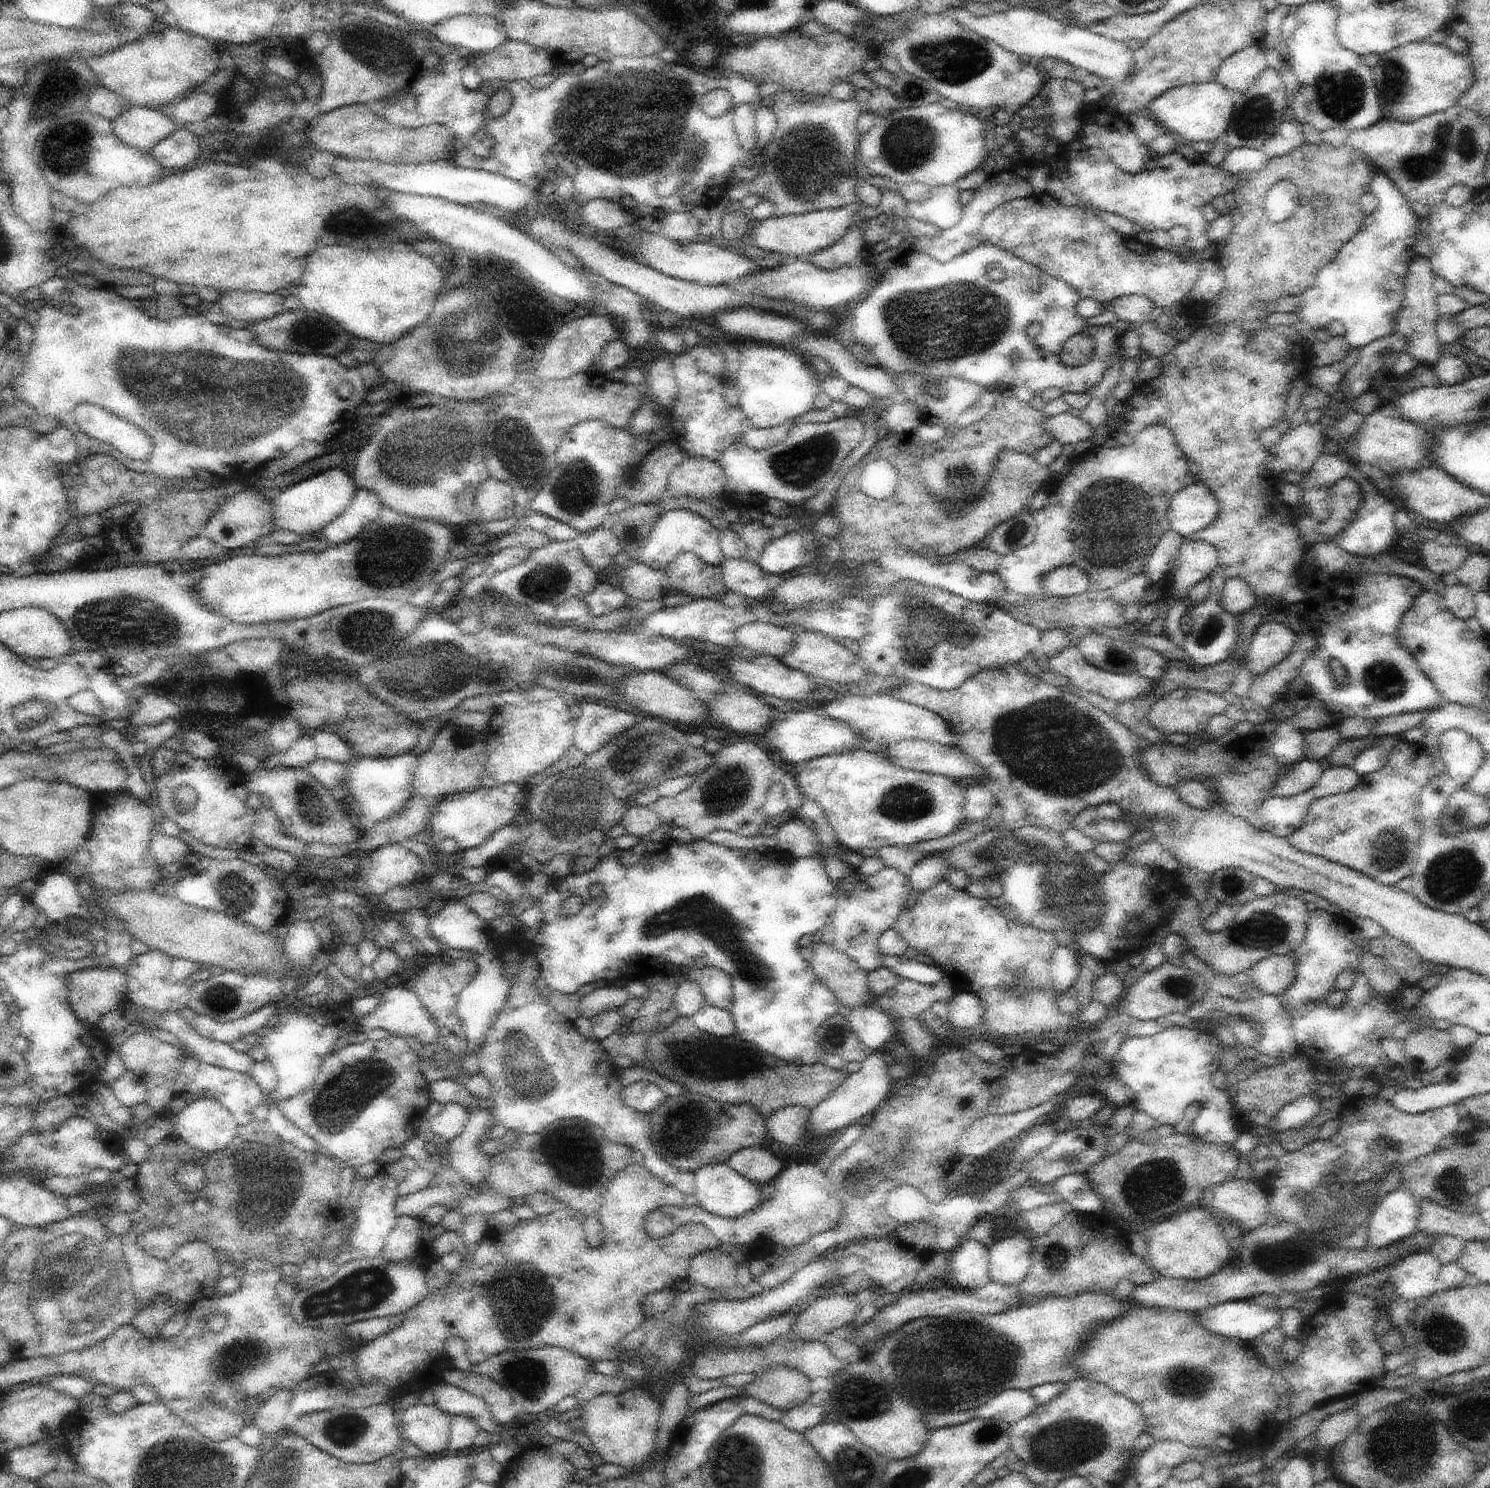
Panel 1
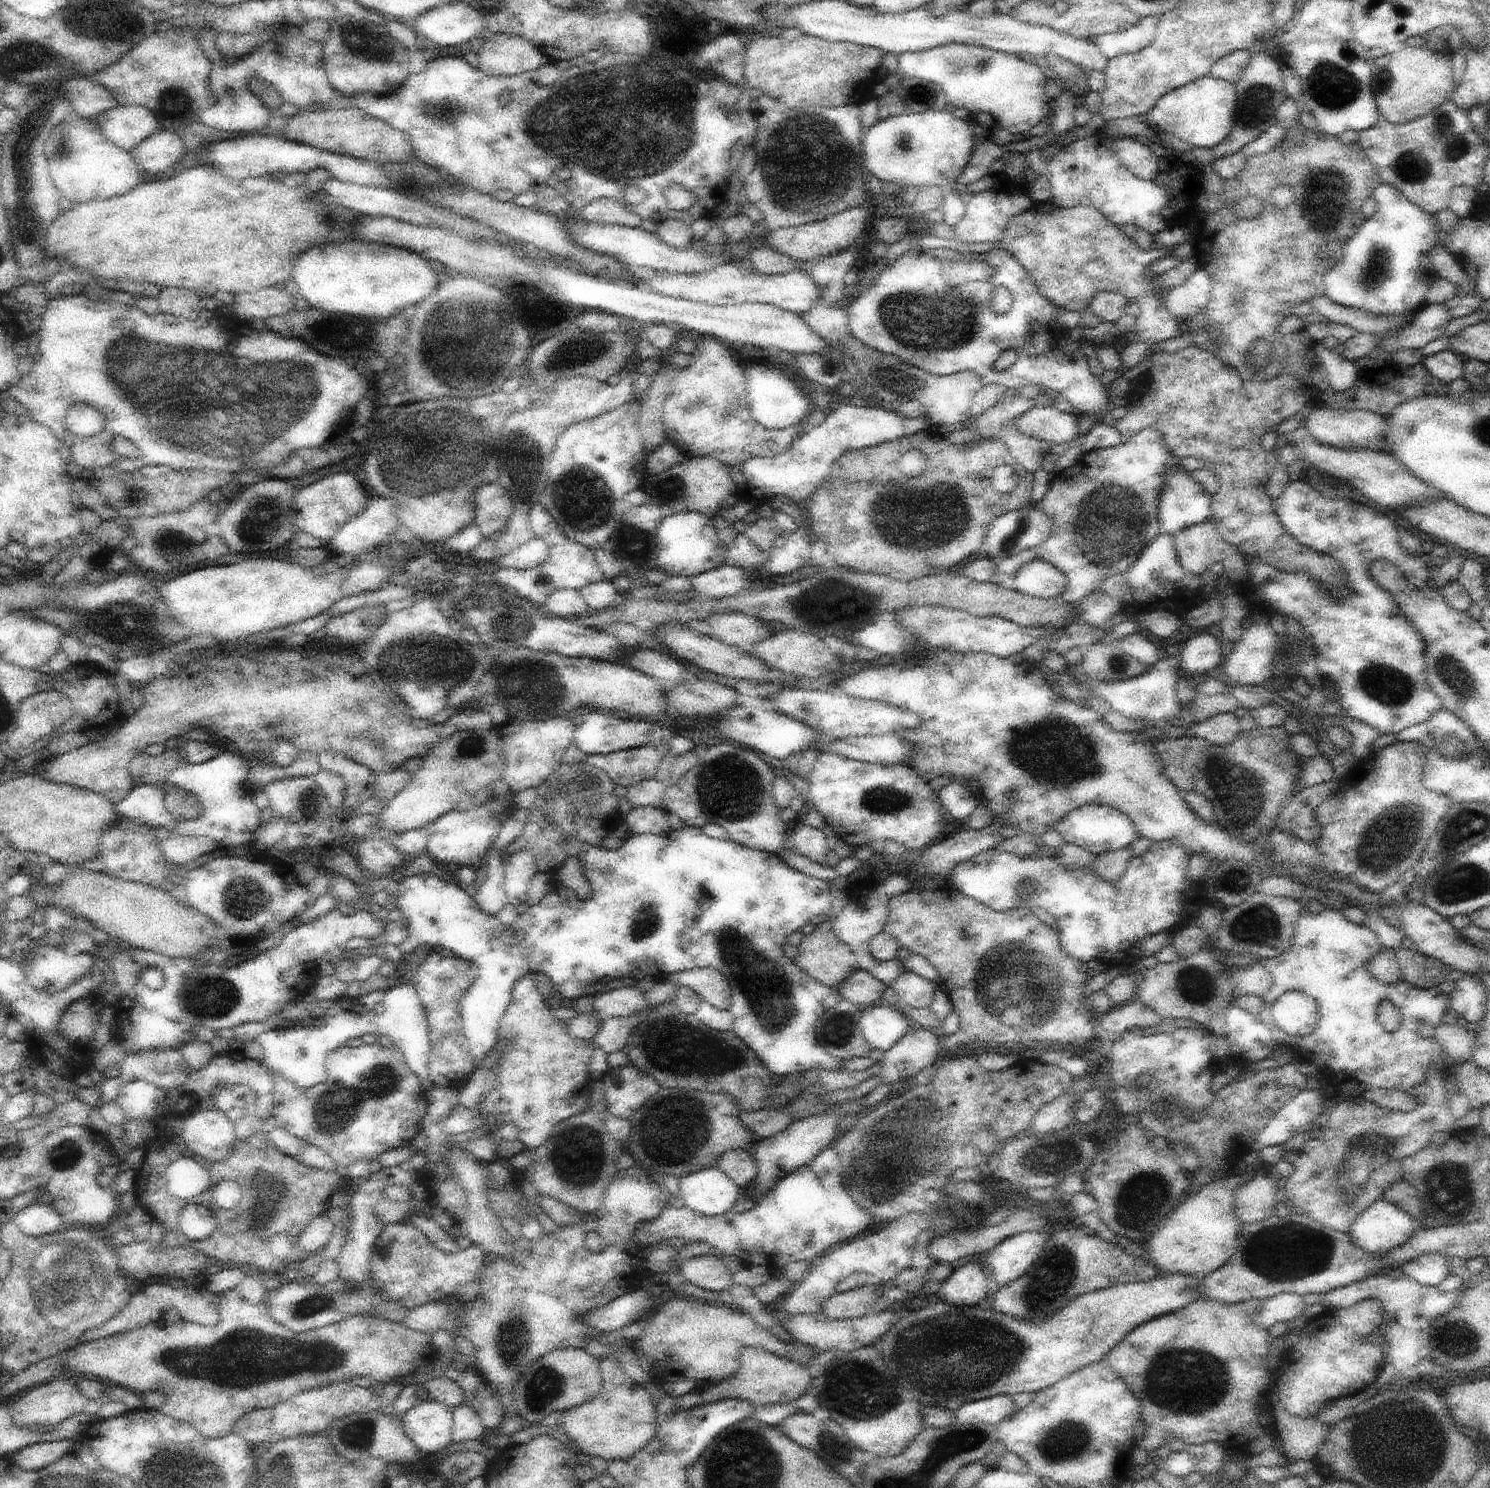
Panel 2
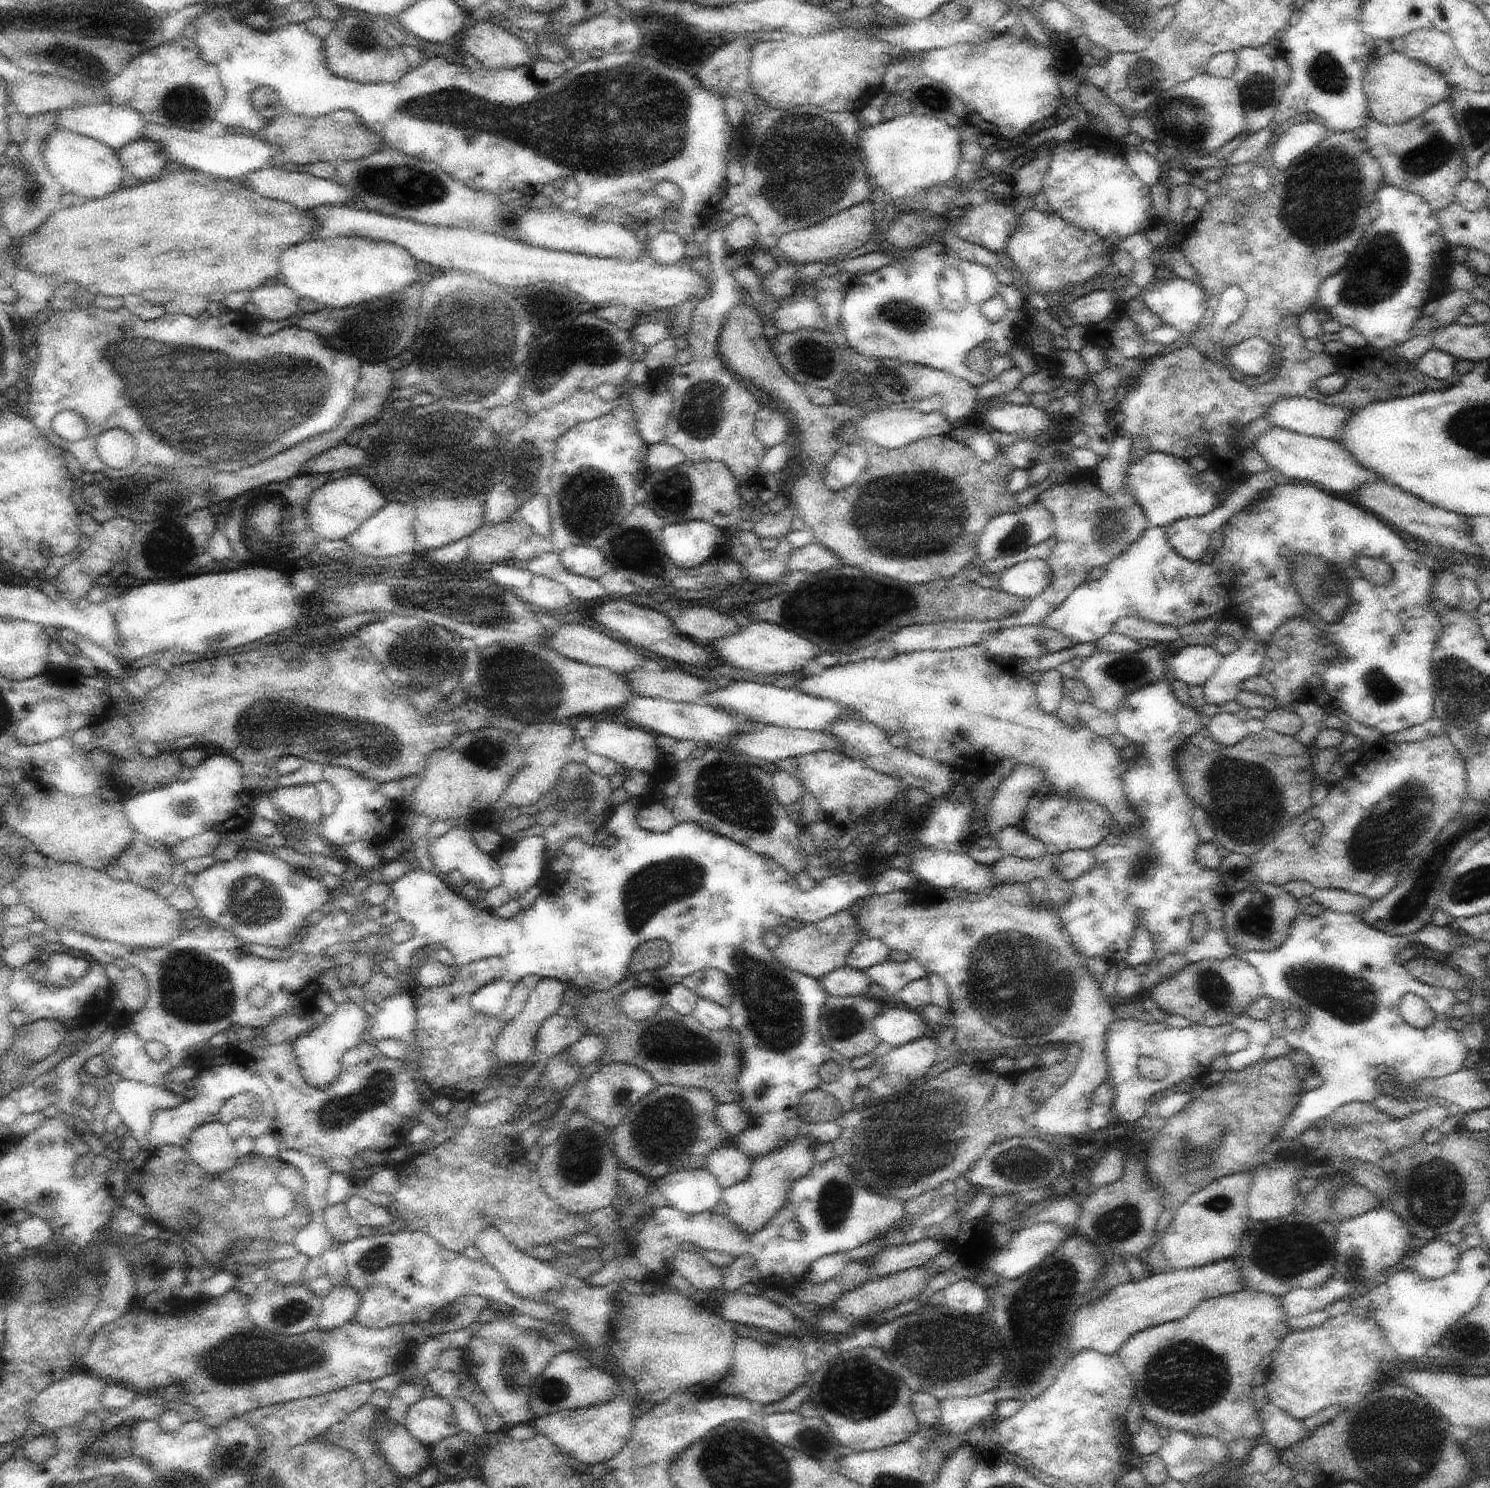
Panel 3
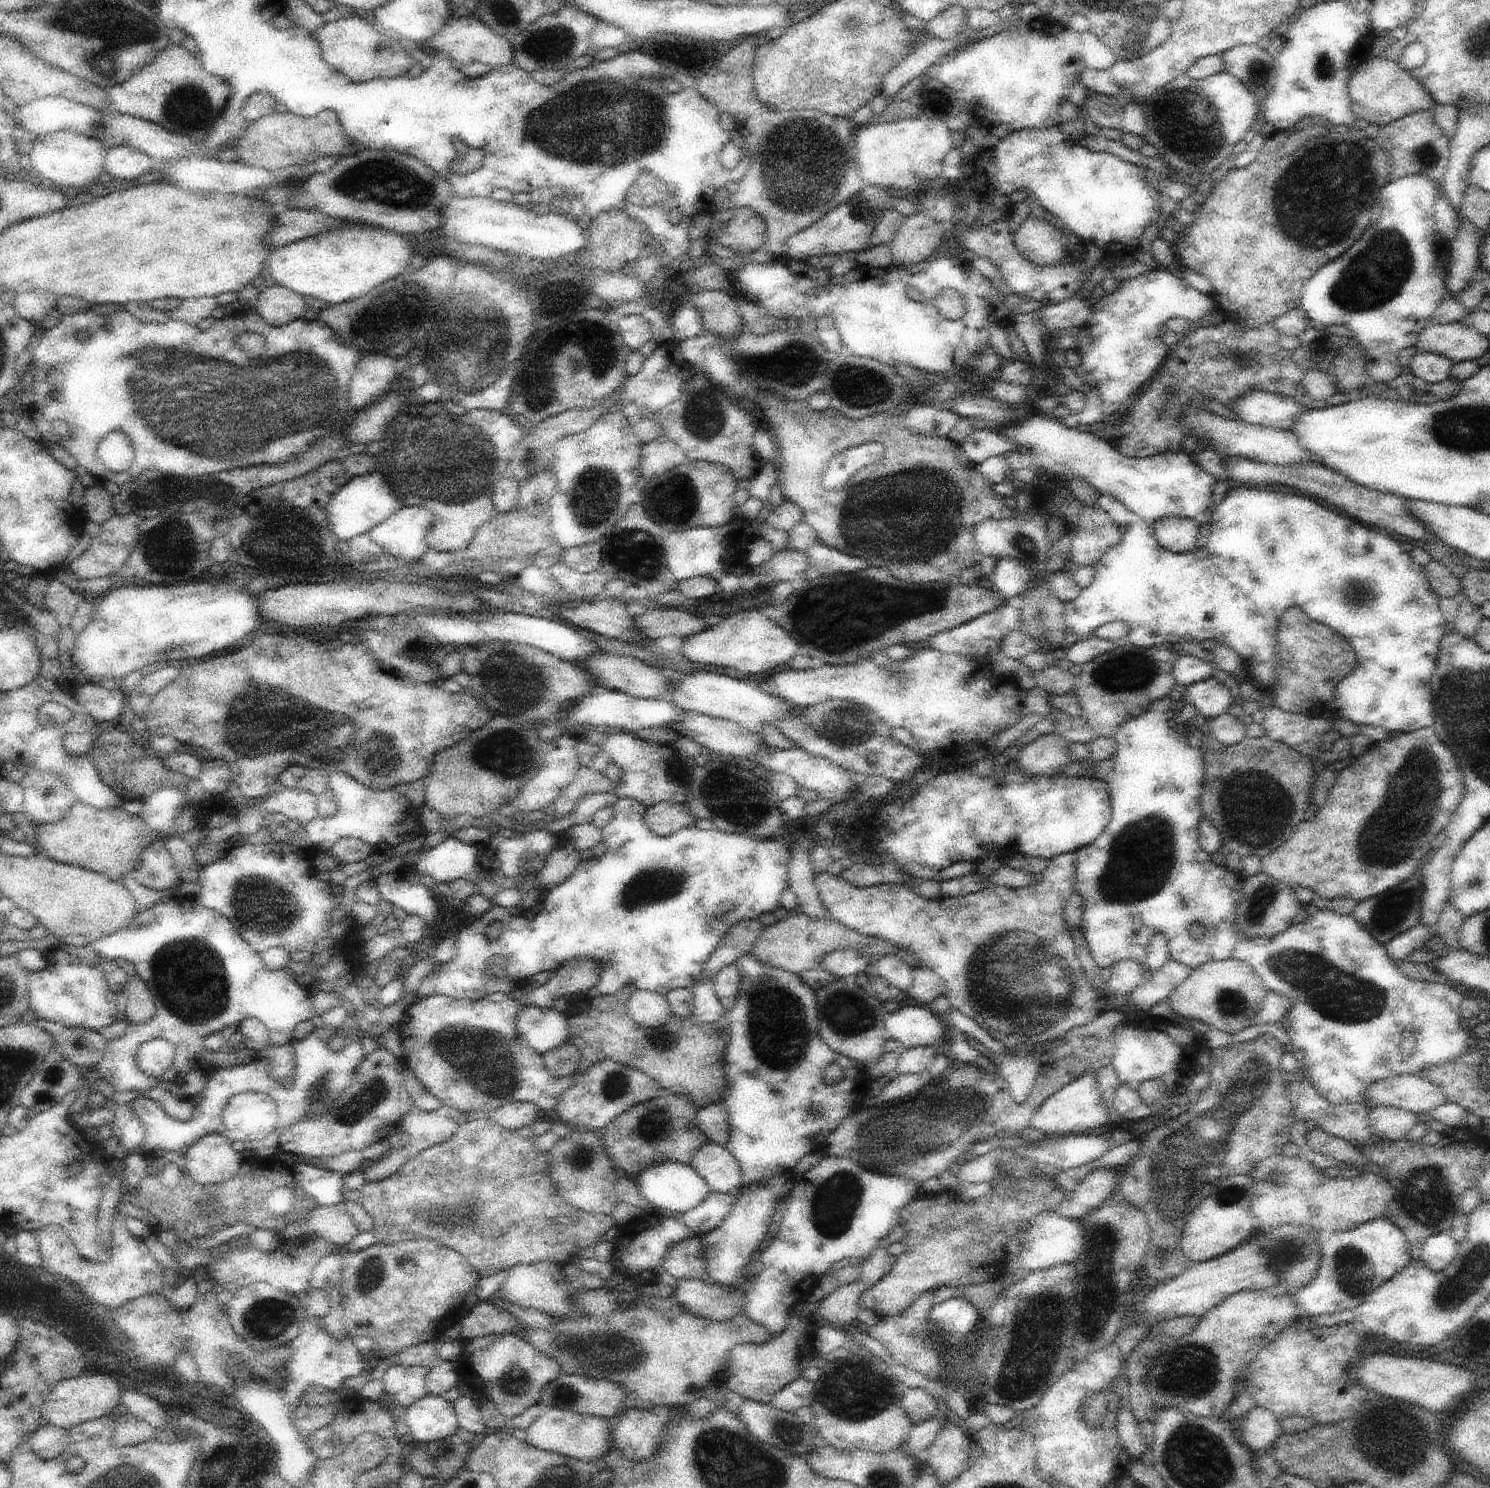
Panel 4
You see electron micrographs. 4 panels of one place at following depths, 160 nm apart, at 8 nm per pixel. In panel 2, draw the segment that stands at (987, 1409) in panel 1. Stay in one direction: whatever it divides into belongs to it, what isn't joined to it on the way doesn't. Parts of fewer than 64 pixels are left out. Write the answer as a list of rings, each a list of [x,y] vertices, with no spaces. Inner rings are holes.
[[[996,1395],[963,1404],[956,1409],[955,1422],[963,1425],[988,1423],[994,1426],[1016,1412],[1010,1395]]]

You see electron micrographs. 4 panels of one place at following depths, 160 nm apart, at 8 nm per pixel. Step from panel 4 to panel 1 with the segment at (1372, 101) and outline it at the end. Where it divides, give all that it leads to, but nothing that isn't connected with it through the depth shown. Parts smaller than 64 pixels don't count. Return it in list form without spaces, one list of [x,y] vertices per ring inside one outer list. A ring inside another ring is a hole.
[[[1426,40],[1404,44],[1380,56],[1380,62],[1372,70],[1383,118],[1409,123],[1438,111],[1448,110],[1458,102],[1473,81],[1472,67],[1467,54],[1458,54],[1448,46],[1432,44]]]

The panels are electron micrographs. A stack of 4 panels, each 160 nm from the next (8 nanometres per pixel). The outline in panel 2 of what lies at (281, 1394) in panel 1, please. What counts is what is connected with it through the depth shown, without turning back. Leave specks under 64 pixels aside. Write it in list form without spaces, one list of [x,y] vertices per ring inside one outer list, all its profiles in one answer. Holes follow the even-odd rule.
[[[256,1409],[246,1413],[231,1433],[243,1438],[253,1449],[262,1442],[272,1442],[275,1439],[271,1431],[272,1411],[273,1409]]]

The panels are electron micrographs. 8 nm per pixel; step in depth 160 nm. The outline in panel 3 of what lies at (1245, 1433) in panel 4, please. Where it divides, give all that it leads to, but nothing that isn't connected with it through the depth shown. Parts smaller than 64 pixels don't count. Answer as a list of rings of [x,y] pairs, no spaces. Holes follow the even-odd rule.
[[[1268,1403],[1259,1415],[1263,1426],[1262,1438],[1266,1438],[1278,1453],[1293,1447],[1293,1444],[1310,1434],[1301,1420],[1295,1419],[1272,1403]]]

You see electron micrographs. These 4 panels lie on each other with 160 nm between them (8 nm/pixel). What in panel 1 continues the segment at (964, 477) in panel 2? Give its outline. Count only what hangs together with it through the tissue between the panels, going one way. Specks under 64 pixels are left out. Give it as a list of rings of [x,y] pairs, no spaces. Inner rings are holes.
[[[889,432],[862,460],[852,466],[848,474],[845,474],[833,499],[833,509],[827,517],[836,517],[840,522],[840,533],[834,539],[841,544],[842,562],[846,568],[854,568],[856,564],[866,562],[877,562],[887,548],[895,545],[906,547],[926,558],[932,555],[958,554],[964,548],[973,550],[984,545],[1000,523],[1030,507],[1038,490],[1048,489],[1054,481],[1048,467],[1041,465],[1031,452],[1002,449],[981,495],[962,510],[959,516],[944,516],[944,506],[936,502],[936,496],[923,479],[923,474],[919,472],[919,462],[931,457],[937,448],[936,442],[925,443],[910,432]],[[869,462],[895,466],[899,472],[899,483],[894,496],[882,500],[873,499],[862,490],[860,475]],[[927,547],[929,552],[922,552],[923,548]]]

